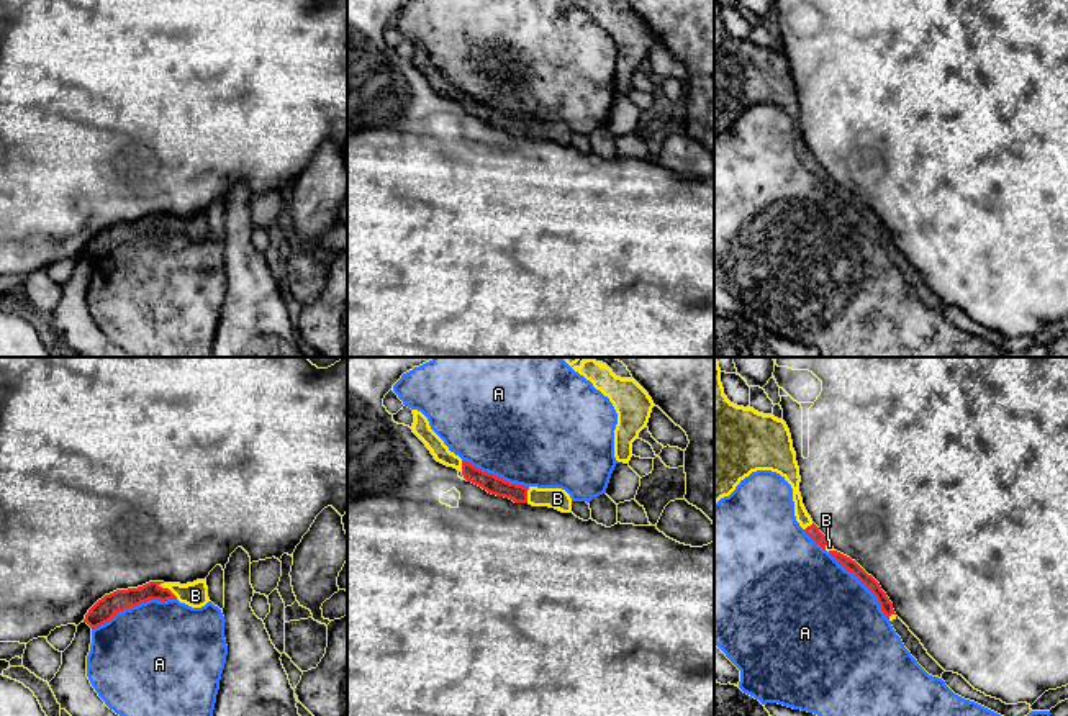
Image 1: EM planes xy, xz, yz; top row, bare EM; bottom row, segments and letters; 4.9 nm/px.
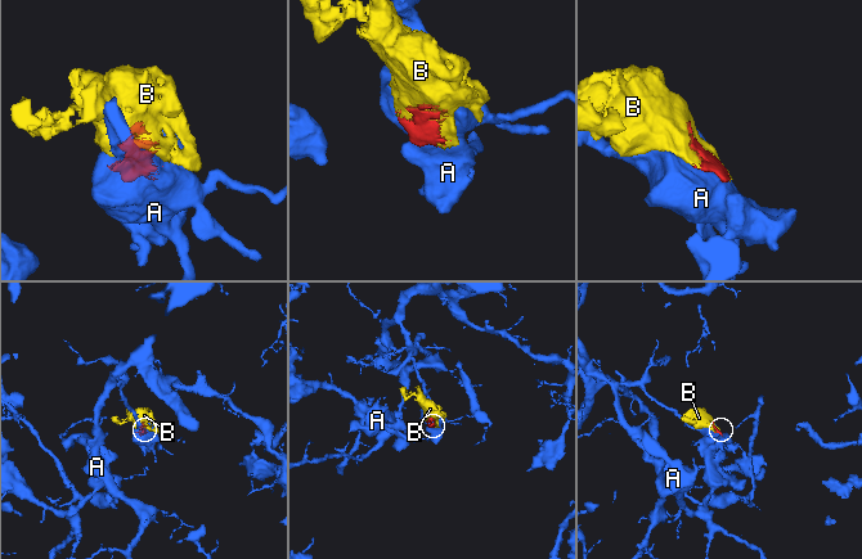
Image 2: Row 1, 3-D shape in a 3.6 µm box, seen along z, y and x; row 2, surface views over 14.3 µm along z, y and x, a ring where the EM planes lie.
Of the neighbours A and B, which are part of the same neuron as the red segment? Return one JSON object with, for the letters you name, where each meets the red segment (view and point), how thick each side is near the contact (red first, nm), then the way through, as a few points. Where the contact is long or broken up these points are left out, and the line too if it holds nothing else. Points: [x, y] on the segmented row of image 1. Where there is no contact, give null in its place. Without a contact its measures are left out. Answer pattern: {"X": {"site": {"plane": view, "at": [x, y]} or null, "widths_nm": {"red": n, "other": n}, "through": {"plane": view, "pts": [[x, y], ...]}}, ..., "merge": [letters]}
{"B": {"site": {"plane": "xy", "at": [167, 589]}, "widths_nm": {"red": 110, "other": 120}}, "merge": ["B"]}

